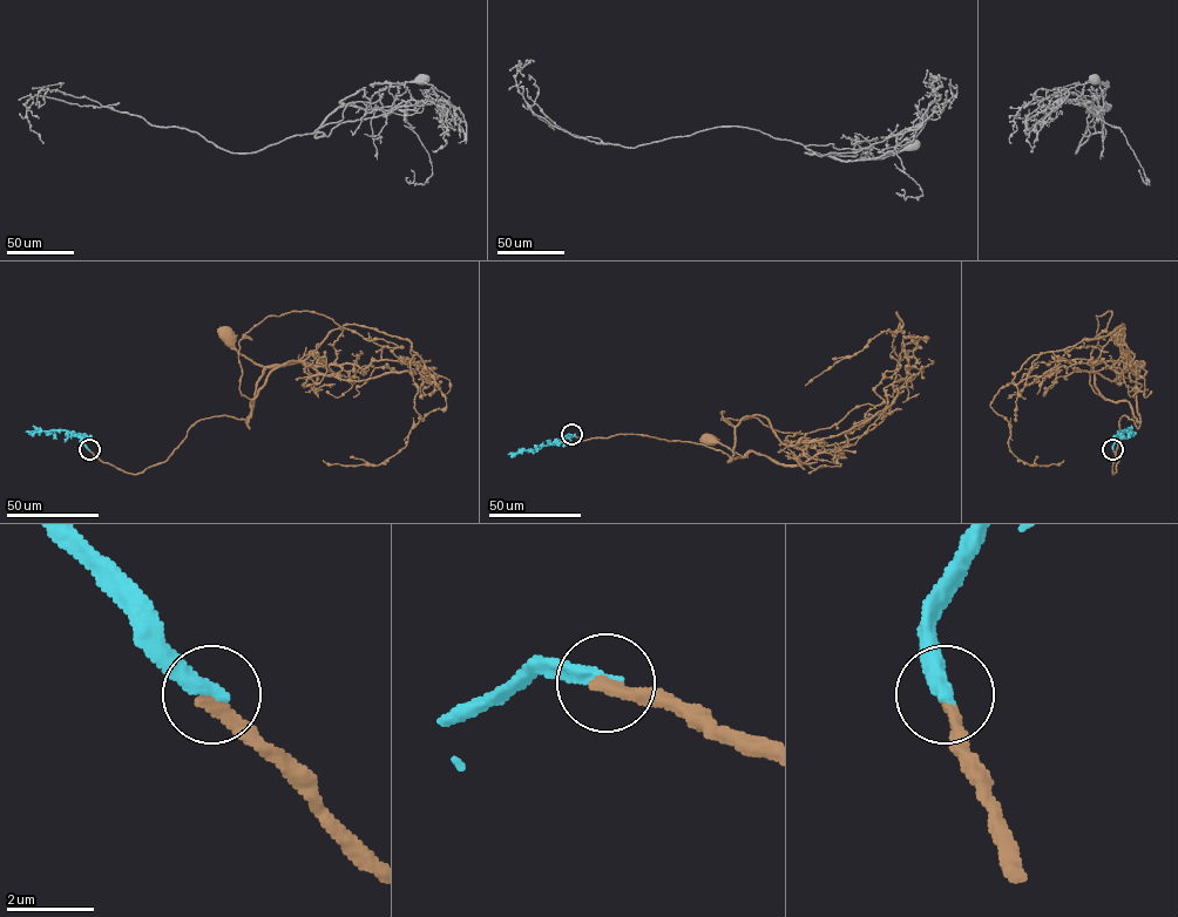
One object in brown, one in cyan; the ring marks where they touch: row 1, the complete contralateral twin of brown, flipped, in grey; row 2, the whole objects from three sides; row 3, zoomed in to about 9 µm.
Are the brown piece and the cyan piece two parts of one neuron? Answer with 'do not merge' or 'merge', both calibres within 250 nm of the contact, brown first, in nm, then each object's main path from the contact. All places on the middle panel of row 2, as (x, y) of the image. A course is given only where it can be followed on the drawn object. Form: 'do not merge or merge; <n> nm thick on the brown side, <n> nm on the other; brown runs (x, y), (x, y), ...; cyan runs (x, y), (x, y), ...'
do not merge; 320 nm thick on the brown side, 400 nm on the other; brown runs (571, 434), (583, 440), (645, 435), (703, 445), (725, 453), (731, 459), (729, 461), (746, 456), (711, 437); cyan runs (571, 434), (563, 441), (507, 454)

